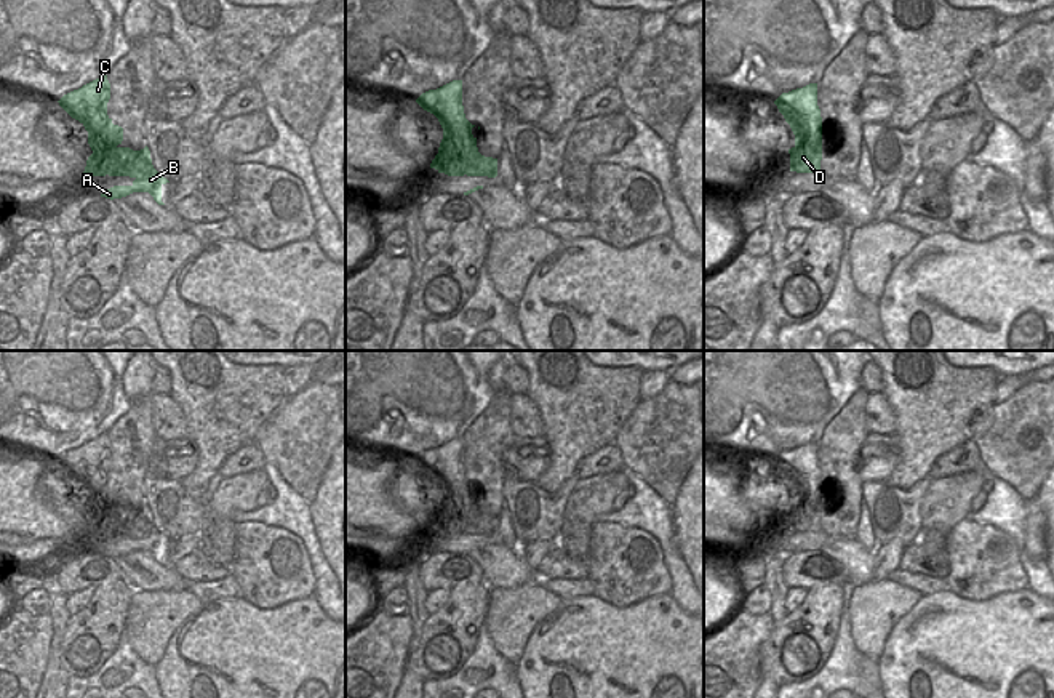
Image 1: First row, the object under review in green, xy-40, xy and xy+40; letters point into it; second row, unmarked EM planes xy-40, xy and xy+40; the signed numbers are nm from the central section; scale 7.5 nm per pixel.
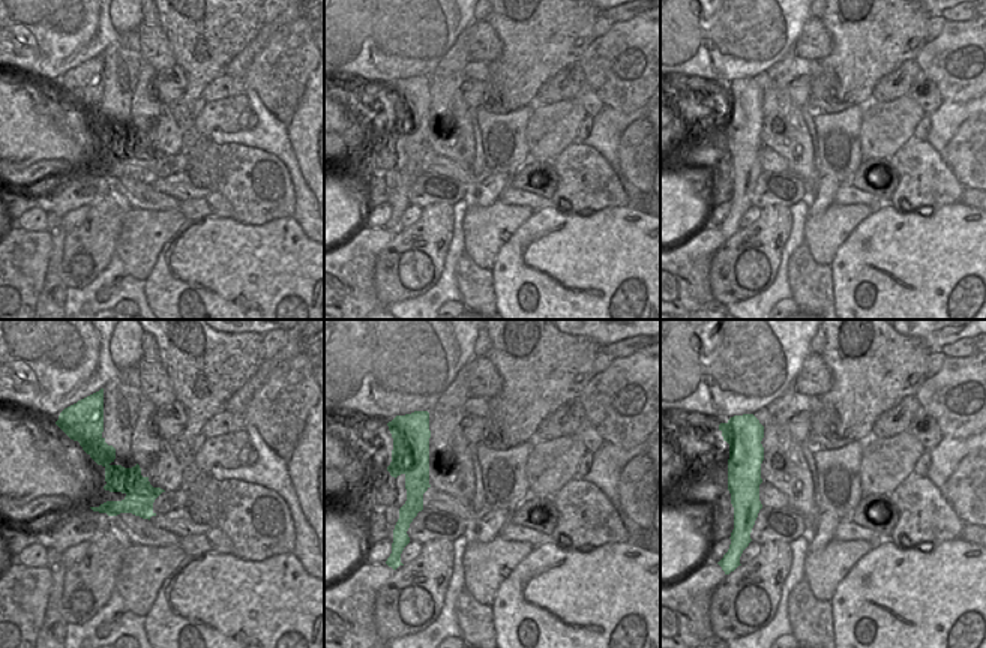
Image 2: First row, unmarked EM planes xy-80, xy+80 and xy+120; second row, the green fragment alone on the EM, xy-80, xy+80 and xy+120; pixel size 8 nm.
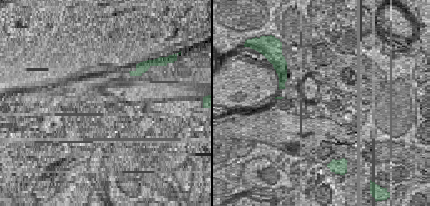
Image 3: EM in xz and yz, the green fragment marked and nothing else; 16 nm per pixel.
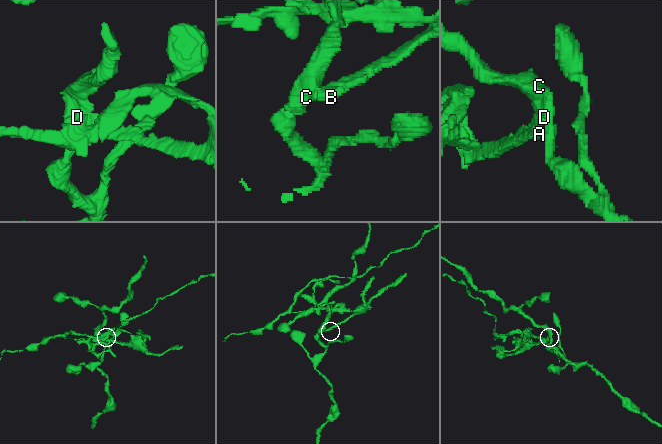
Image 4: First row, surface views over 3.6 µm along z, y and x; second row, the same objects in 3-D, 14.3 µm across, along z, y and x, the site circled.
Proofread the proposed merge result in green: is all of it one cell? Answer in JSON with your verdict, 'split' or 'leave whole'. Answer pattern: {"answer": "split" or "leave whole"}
{"answer": "split"}

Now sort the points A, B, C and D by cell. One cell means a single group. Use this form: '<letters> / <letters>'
A B / C D

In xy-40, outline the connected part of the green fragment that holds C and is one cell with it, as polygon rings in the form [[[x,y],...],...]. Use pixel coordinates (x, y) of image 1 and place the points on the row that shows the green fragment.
[[[102,75],[78,90],[64,94],[58,102],[88,131],[88,144],[93,154],[86,160],[83,174],[106,176],[104,165],[96,152],[102,152],[106,146],[118,146],[123,141],[123,128],[112,123],[107,115],[107,102],[110,99],[110,83]]]

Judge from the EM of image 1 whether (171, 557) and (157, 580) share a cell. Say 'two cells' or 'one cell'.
two cells

